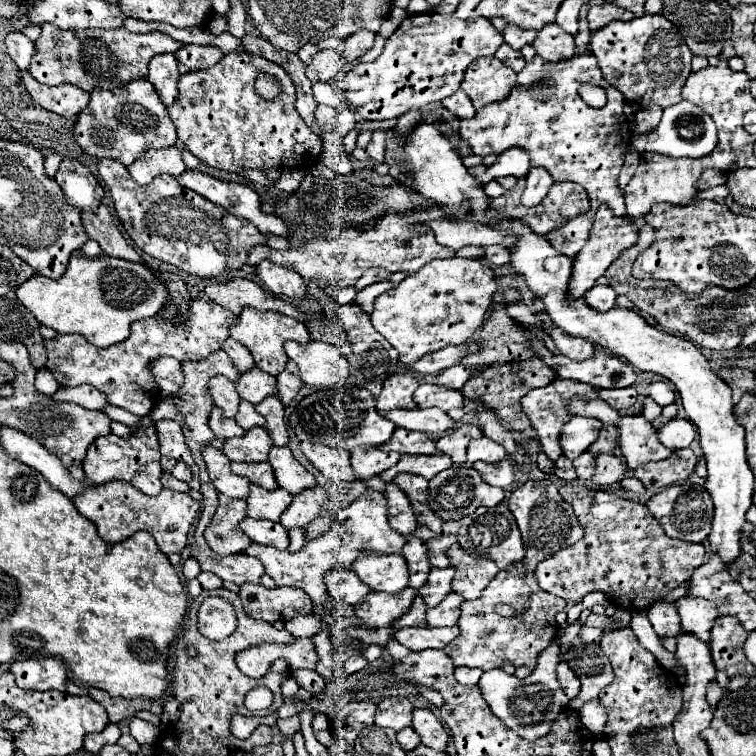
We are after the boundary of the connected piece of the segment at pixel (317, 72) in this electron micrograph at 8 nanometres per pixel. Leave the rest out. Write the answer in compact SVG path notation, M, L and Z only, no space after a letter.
M326 49L326 51L318 51L312 57L310 65L306 67L306 75L310 81L330 81L344 67L346 67L344 57L334 49Z

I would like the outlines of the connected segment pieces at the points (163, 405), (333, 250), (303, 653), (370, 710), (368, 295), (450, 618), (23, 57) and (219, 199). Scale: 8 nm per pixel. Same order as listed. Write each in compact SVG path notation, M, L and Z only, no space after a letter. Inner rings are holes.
M170 397L162 399L162 401L156 405L156 409L150 413L150 417L152 417L152 421L164 419L164 417L174 419L174 421L182 421L182 415L178 413L178 407L172 403L172 399L170 399Z
M390 211L390 215L384 215L384 217L388 219L382 219L380 225L370 227L366 233L362 233L360 237L352 239L346 245L338 245L338 239L322 239L322 237L314 237L306 245L298 249L286 249L286 251L276 251L276 249L270 249L268 245L258 245L250 251L246 265L256 267L260 261L268 259L282 267L294 269L304 279L322 283L326 289L340 291L344 287L354 287L356 281L364 275L364 271L372 267L414 273L426 263L430 263L430 259L446 259L456 255L454 249L448 249L436 243L434 233L424 223L410 223L410 219L402 219L400 215L394 215L394 211ZM394 225L396 225L396 233L394 233ZM418 235L426 235L426 237L418 237Z
M308 637L306 639L296 639L292 645L286 645L282 657L286 659L290 671L314 669L316 661L318 661L314 645L312 645L312 641Z
M348 703L332 719L332 731L336 737L342 737L348 743L352 743L364 727L374 723L374 713L374 703Z
M384 279L384 281L378 281L378 283L374 283L374 285L366 287L366 289L362 289L362 291L358 293L356 301L358 301L358 305L360 305L360 307L362 307L362 309L364 309L366 313L372 313L376 297L380 297L382 293L388 293L388 291L390 291L392 287L394 287L394 285L390 283L390 279Z
M450 593L442 599L440 605L426 609L426 623L428 627L450 627L458 623L460 617L460 603L462 603L462 595L458 593Z
M20 31L8 33L6 39L4 39L4 43L6 43L6 51L8 51L8 55L14 59L14 63L16 63L22 71L28 69L30 59L32 59L32 55L34 55L34 43L32 43L26 35L22 35Z
M186 169L186 171L178 177L178 183L180 183L182 187L186 187L186 189L190 189L190 191L196 191L198 195L206 197L208 201L212 201L212 203L216 203L216 205L224 207L224 209L226 209L226 211L230 211L232 215L242 217L242 219L250 221L250 223L252 223L252 225L256 225L262 233L274 233L274 235L282 235L282 237L286 237L286 235L288 235L288 231L286 231L286 227L284 227L282 219L280 219L280 217L276 217L276 215L272 215L272 213L264 213L264 211L260 209L260 197L258 197L258 193L256 193L254 189L246 187L246 185L220 181L220 179L214 179L214 177L206 175L206 173L194 171L194 169Z

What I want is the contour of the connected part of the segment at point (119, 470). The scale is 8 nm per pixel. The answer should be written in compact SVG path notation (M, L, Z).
M140 425L130 437L116 437L116 435L98 437L88 447L82 469L86 473L86 479L94 485L122 479L122 481L132 483L136 489L140 489L146 495L158 495L162 491L160 457L162 455L158 449L158 437L156 437L154 425Z

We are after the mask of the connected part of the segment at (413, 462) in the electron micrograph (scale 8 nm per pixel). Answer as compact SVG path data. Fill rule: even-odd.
M400 455L400 461L394 467L382 471L380 477L384 483L390 483L398 473L412 473L424 479L432 479L448 467L452 467L452 461L446 455Z

